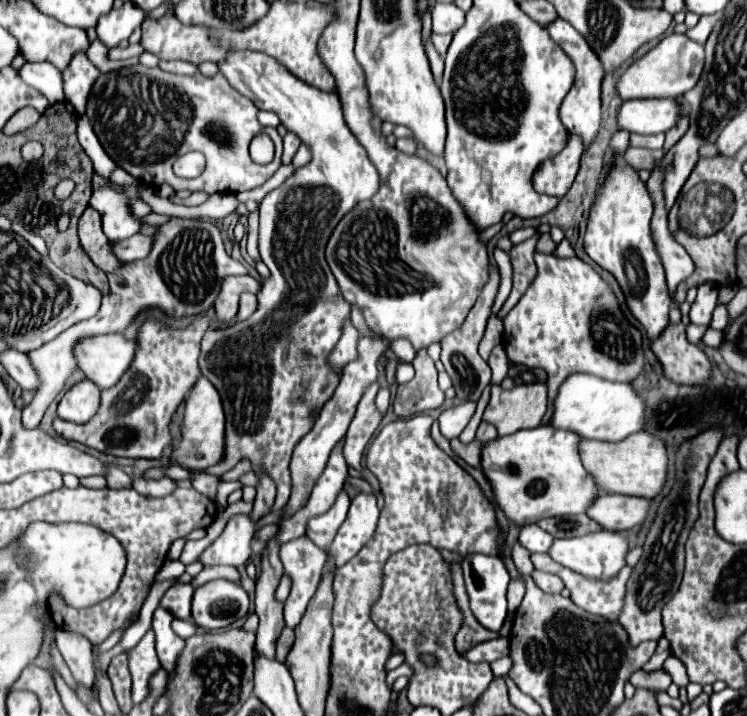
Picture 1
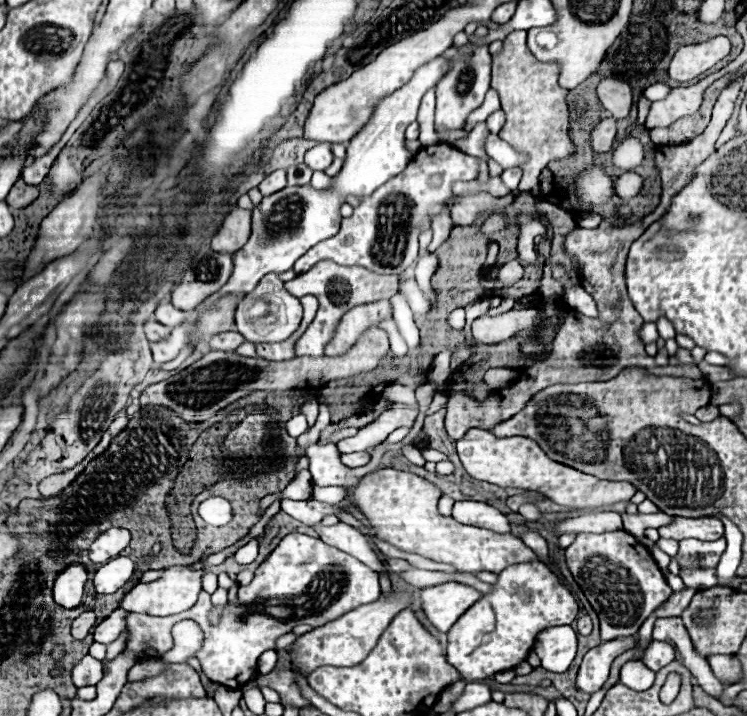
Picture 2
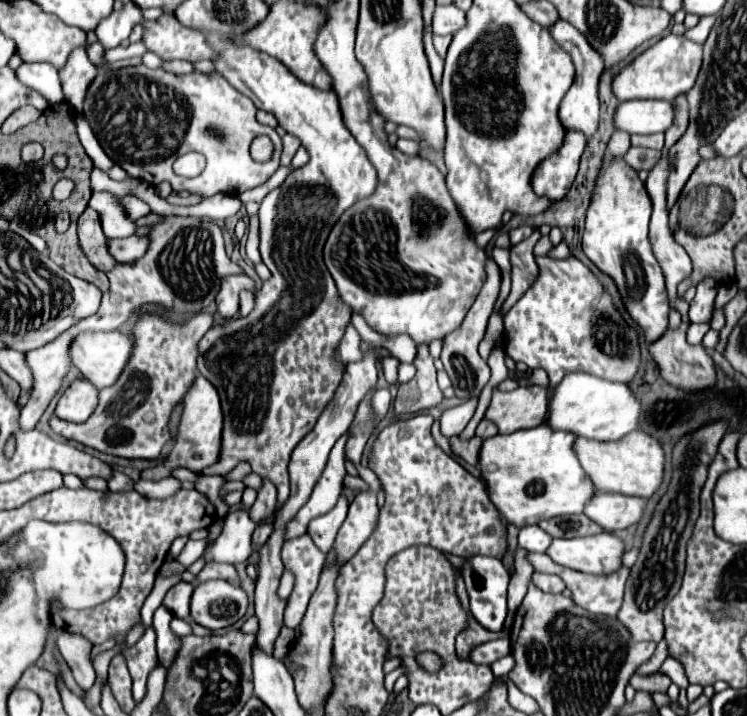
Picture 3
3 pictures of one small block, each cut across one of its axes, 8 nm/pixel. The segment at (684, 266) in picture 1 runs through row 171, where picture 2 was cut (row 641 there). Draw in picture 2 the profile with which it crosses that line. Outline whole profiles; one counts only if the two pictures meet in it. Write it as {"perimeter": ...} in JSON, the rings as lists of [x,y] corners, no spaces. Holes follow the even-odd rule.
{"perimeter":[[[652,640],[650,646],[646,648],[646,654],[644,654],[642,662],[644,662],[650,670],[658,672],[658,670],[664,668],[666,664],[670,664],[674,658],[676,658],[676,656],[674,656],[674,648],[672,648],[670,644],[660,642],[660,640]]]}

